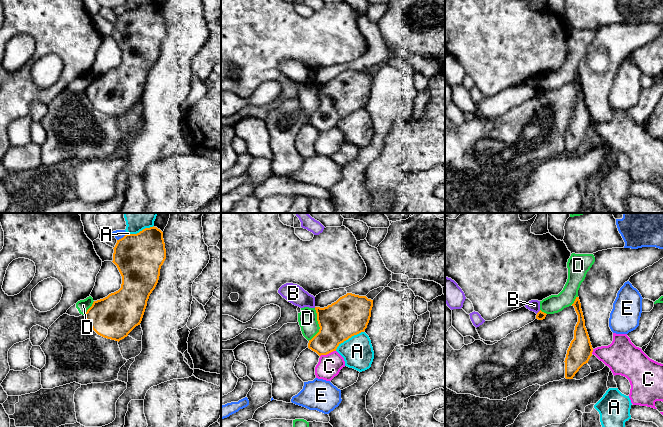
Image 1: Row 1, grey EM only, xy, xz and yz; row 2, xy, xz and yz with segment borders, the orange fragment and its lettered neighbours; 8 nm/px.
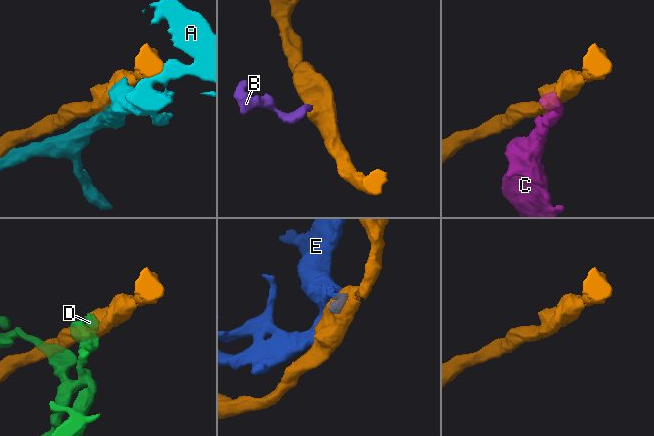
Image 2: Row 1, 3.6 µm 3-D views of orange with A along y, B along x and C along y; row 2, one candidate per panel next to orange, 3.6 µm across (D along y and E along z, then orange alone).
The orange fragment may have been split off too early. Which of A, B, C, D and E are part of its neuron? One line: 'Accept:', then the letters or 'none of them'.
Accept: none of them

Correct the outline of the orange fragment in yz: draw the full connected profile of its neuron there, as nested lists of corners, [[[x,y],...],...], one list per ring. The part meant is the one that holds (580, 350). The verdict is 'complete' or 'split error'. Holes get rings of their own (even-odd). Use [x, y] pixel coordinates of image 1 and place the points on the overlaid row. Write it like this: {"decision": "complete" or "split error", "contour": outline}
{"decision": "complete", "contour": [[[576,297],[572,306],[578,315],[578,322],[574,330],[574,339],[571,341],[565,358],[565,378],[573,379],[579,369],[588,363],[593,348],[585,327],[585,320],[579,297]]]}

